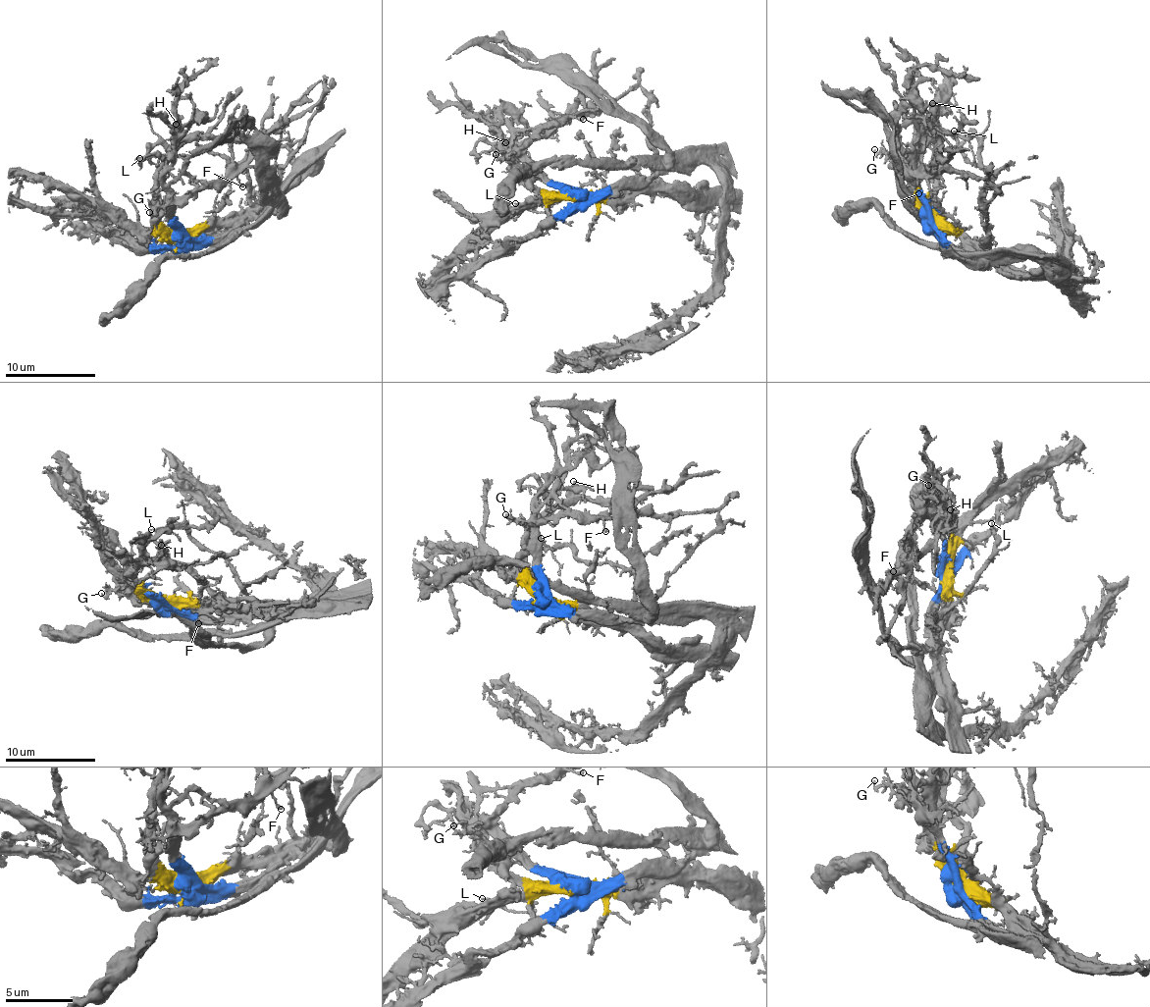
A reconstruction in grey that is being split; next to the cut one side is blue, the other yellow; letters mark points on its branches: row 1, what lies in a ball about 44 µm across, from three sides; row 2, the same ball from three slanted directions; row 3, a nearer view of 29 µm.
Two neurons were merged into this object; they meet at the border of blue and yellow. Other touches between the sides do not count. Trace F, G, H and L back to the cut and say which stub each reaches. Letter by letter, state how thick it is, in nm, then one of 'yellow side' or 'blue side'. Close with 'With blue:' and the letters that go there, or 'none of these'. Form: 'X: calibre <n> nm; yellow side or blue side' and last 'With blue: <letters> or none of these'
F: calibre 190 nm; blue side
G: calibre 180 nm; blue side
H: calibre 480 nm; yellow side
L: calibre 200 nm; yellow side
With blue: F, G

